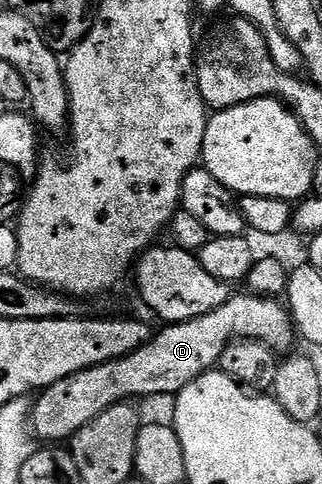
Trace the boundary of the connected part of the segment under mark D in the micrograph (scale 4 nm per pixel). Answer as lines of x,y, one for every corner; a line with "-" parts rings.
232,295
225,306
217,306
217,310
196,320
160,327
160,332
158,329
147,344
136,352
130,352
120,360
86,368
42,389
38,397
40,400
34,401
31,410
30,431
38,439
40,436
43,442
67,442
85,425
93,422
93,418
117,403
134,401
134,396
170,397
177,394
198,376
212,371
228,344
236,340
257,340
276,353
290,353
291,343
297,340
297,333
288,309
278,299
246,295

